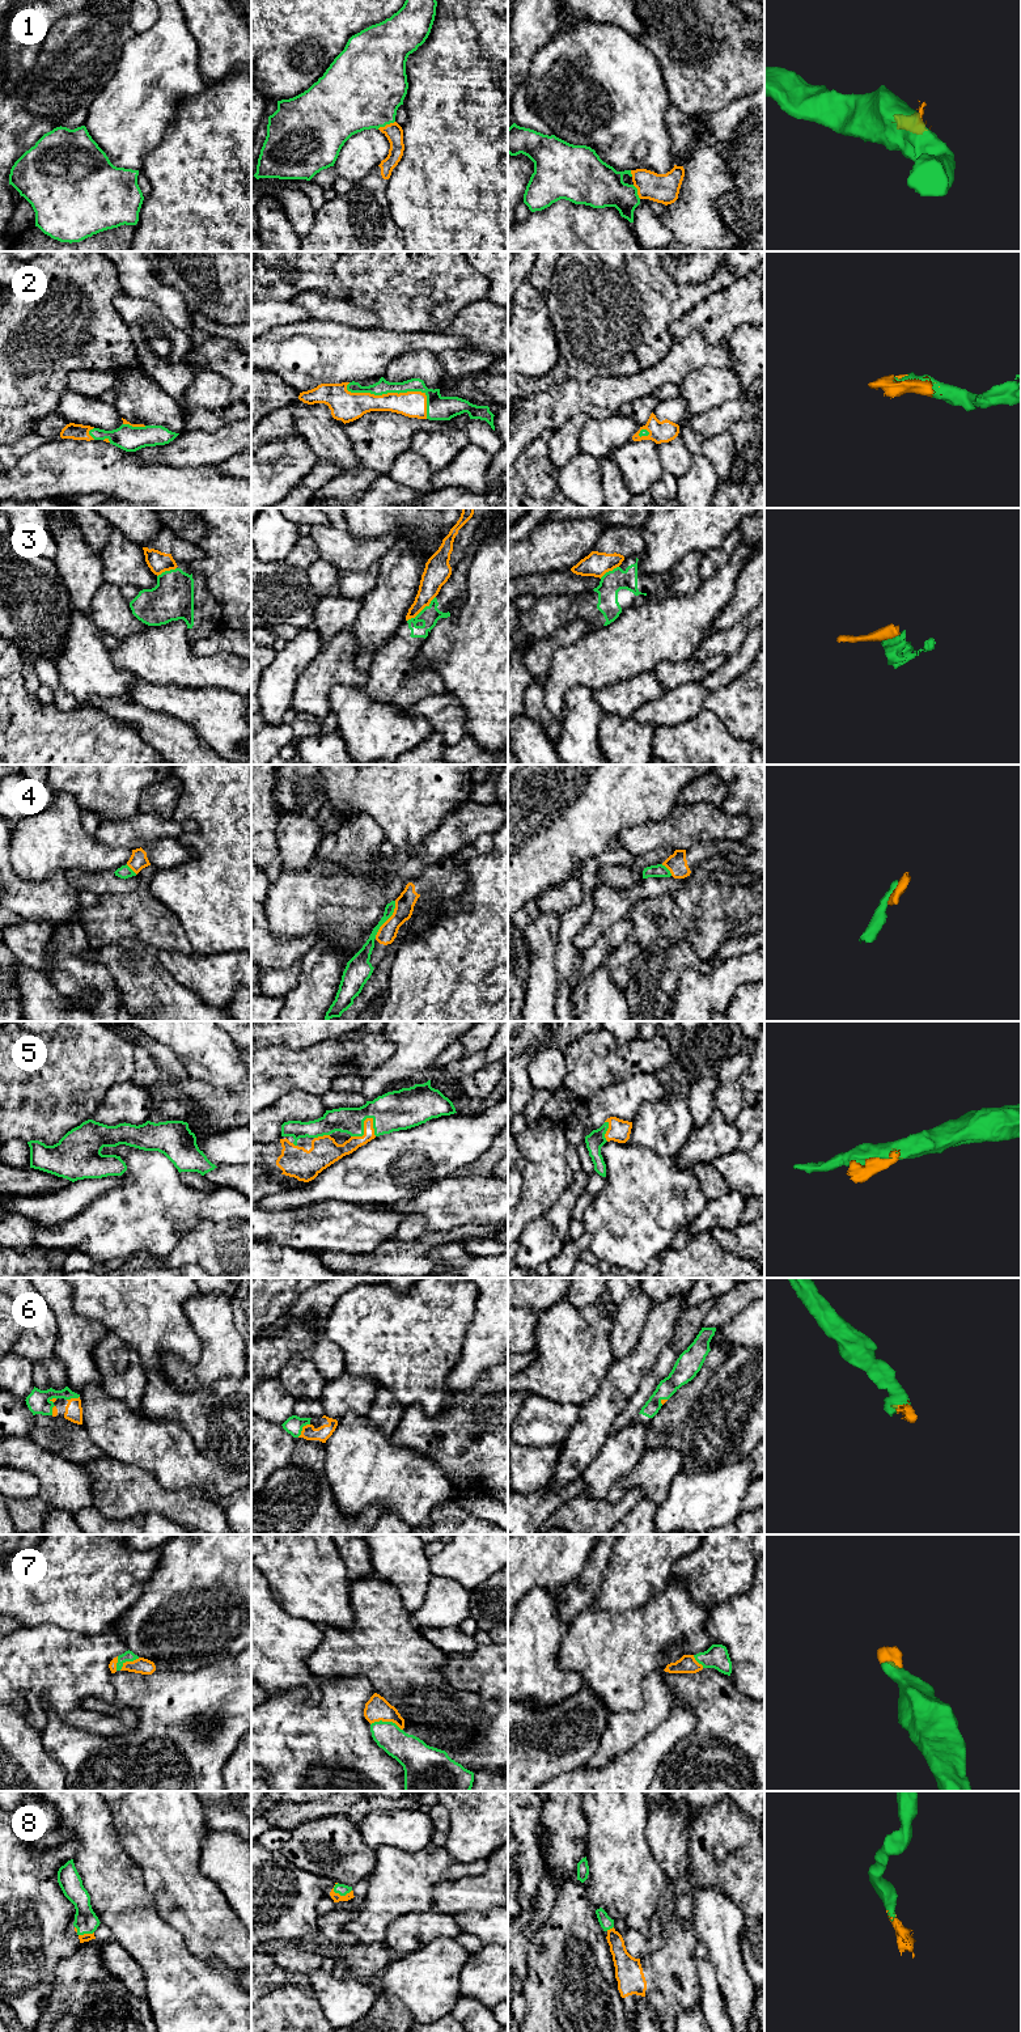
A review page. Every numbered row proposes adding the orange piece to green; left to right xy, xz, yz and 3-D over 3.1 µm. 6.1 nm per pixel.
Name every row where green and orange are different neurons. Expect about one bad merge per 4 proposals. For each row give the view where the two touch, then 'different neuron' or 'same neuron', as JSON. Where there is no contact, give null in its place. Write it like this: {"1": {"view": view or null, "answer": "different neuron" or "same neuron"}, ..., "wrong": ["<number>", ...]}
{"1": {"view": "xz", "answer": "same neuron"}, "2": {"view": "xz", "answer": "same neuron"}, "3": {"view": "xz", "answer": "different neuron"}, "4": {"view": "xz", "answer": "same neuron"}, "5": {"view": "xz", "answer": "same neuron"}, "6": {"view": "xz", "answer": "same neuron"}, "7": {"view": "xz", "answer": "same neuron"}, "8": {"view": "xz", "answer": "same neuron"}, "wrong": ["3"]}

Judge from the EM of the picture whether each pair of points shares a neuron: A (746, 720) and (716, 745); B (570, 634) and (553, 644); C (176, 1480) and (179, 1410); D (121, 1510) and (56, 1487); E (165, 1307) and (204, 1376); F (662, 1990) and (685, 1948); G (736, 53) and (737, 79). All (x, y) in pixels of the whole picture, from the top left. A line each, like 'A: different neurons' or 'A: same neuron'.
A: different neurons
B: same neuron
C: different neurons
D: different neurons
E: different neurons
F: same neuron
G: same neuron

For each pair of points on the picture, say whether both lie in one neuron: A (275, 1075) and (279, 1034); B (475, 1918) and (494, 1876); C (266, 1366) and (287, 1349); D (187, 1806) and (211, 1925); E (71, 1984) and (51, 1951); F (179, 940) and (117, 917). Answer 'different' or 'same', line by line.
A: different
B: different
C: same
D: same
E: different
F: same

